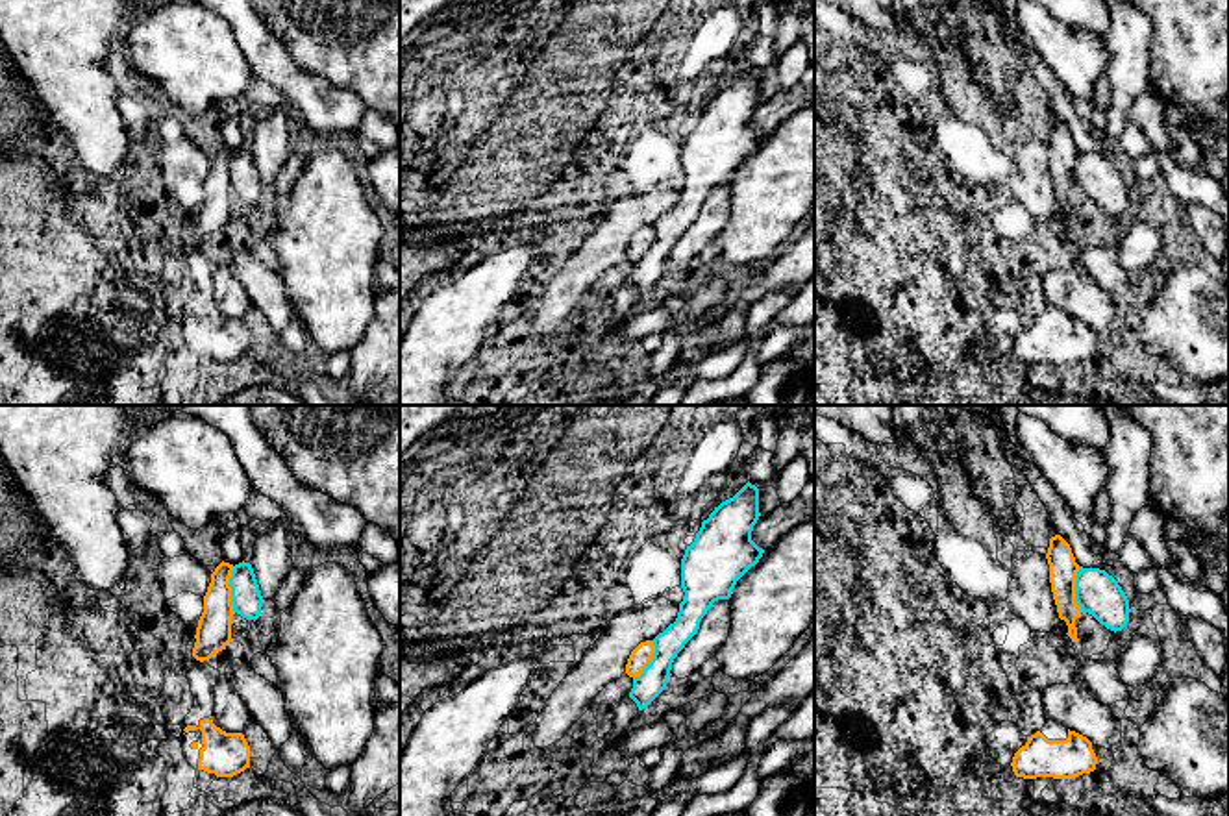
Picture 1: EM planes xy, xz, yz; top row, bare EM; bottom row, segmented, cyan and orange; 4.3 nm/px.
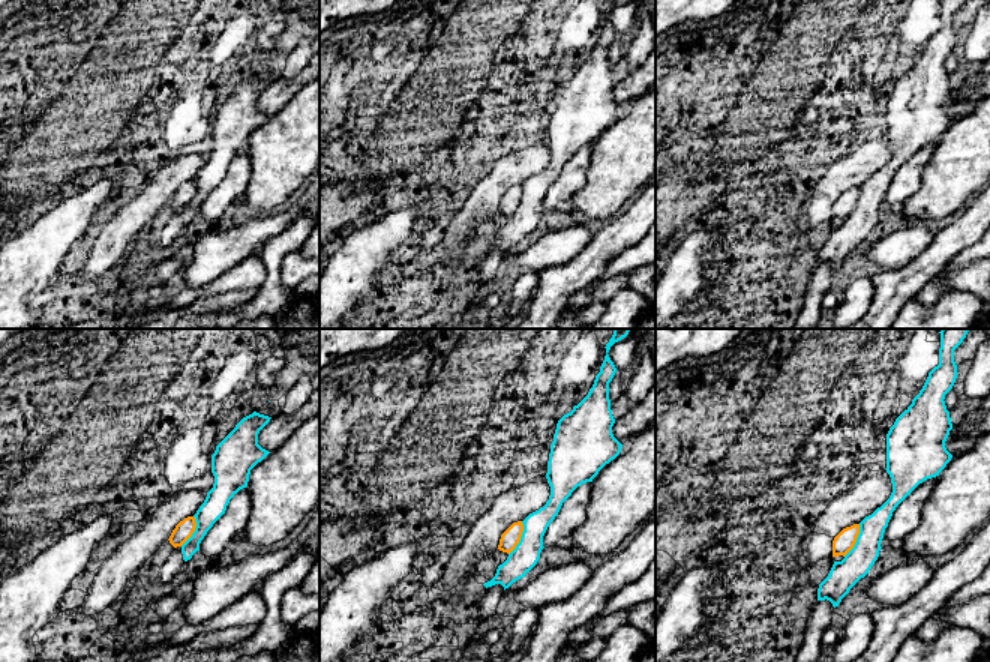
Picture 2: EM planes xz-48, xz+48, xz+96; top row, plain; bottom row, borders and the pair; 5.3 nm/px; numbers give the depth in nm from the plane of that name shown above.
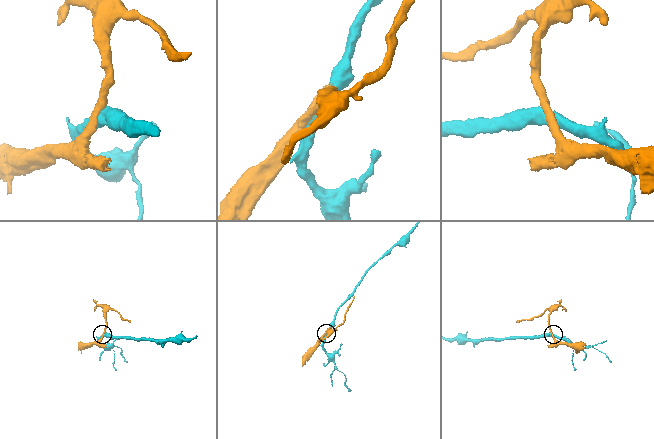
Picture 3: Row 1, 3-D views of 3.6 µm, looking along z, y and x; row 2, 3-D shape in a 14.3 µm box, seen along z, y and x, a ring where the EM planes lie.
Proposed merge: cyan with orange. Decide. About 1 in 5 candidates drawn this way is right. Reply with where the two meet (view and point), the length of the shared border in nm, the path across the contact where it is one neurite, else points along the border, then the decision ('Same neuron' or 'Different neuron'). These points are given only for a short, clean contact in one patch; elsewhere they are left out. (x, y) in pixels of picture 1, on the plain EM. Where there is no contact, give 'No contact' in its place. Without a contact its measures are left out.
Touches cyan at xy (232, 174). Shared border 200 nm. Boundary: xy (232, 152), (230, 189), (235, 197). Different neuron

